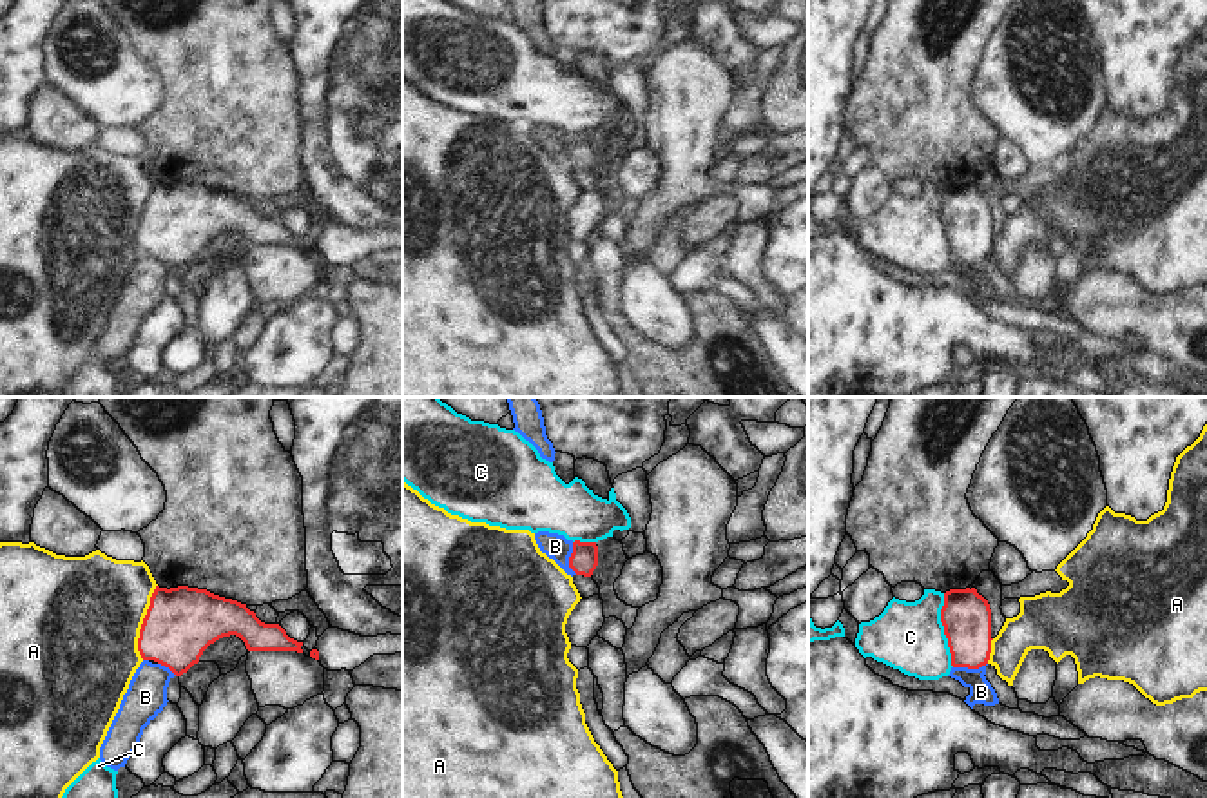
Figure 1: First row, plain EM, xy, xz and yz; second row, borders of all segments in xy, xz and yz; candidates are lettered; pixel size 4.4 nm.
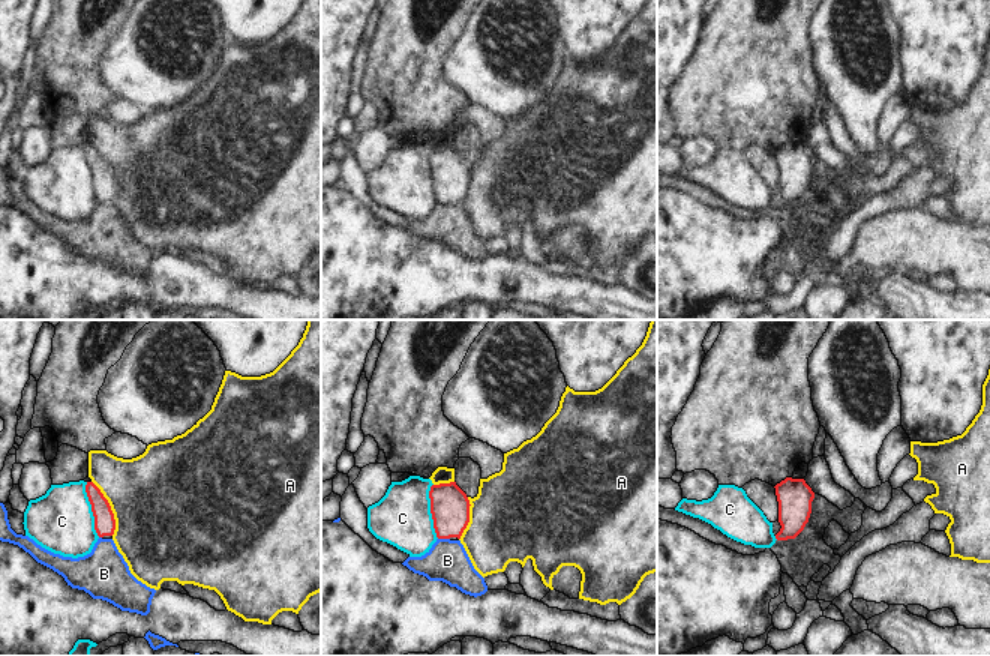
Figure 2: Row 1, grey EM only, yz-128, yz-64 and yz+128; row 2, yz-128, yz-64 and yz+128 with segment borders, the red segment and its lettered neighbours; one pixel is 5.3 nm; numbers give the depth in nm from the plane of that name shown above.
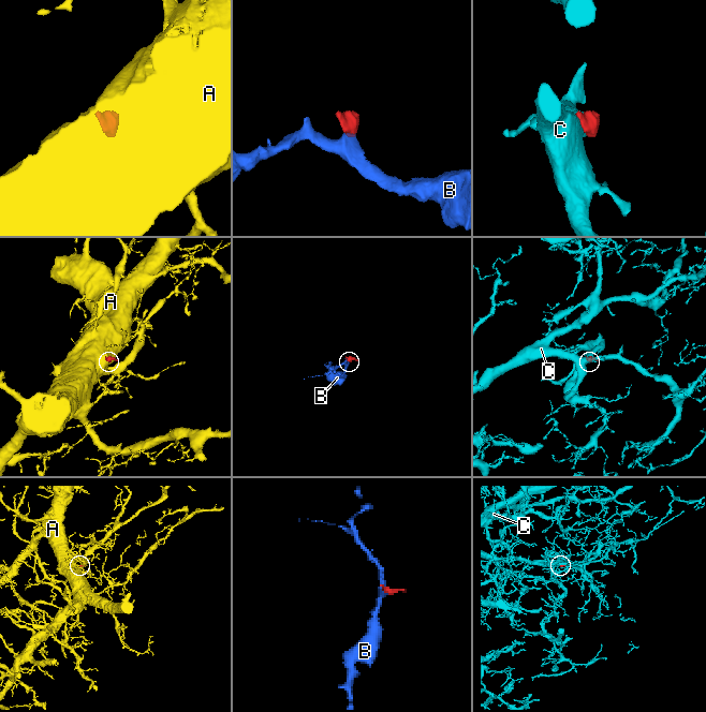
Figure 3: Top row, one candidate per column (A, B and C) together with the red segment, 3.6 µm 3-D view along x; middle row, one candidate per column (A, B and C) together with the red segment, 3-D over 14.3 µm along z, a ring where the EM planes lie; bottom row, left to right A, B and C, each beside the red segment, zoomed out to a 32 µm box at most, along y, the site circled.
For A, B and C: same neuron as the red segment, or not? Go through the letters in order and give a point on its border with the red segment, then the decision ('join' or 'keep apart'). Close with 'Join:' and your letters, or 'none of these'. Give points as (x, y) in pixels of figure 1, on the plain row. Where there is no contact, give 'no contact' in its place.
A: meets red in xy at (144, 216); keep apart
B: meets red in yz at (970, 262); keep apart
C: meets red in yz at (945, 223); keep apart
Join: none of these

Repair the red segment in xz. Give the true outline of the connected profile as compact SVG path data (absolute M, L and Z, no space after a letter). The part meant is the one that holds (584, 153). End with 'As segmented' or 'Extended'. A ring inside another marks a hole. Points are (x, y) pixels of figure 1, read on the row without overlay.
M573 136L573 147L569 151L569 161L576 169L591 170L598 160L598 140L596 136Z. As segmented

